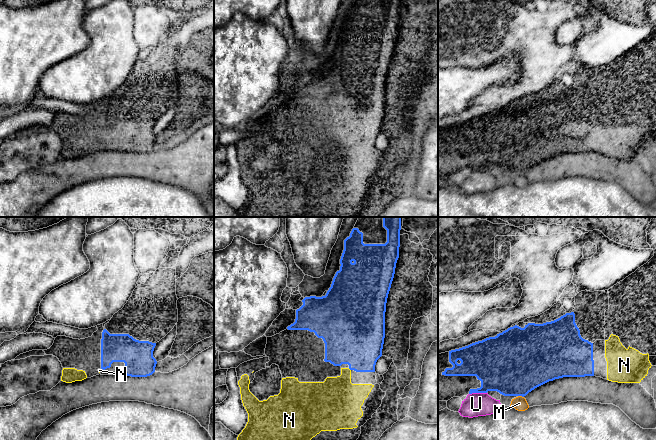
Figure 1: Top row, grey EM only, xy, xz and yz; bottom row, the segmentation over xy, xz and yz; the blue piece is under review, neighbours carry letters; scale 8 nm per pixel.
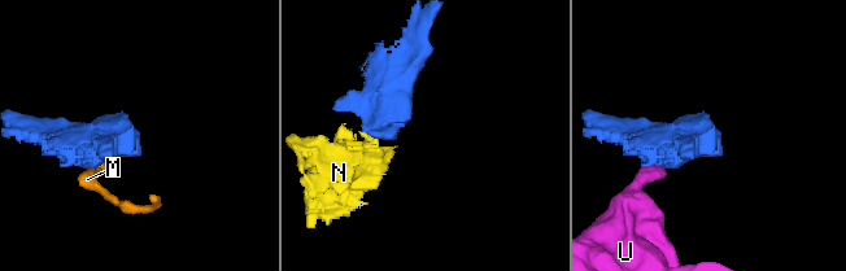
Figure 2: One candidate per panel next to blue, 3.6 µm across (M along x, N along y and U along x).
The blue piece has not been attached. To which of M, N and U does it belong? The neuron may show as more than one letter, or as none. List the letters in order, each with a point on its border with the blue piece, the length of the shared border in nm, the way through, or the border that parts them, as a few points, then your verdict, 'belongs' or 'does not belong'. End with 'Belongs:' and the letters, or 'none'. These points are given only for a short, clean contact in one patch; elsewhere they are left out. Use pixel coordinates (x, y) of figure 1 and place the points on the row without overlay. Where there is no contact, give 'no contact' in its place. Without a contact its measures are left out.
M: yz (521, 171) | 50 nm | does not belong
N: no contact | belongs
U: yz (477, 168) | 140 nm | along yz (486, 168), (472, 168), (469, 170) | does not belong
Belongs: N

